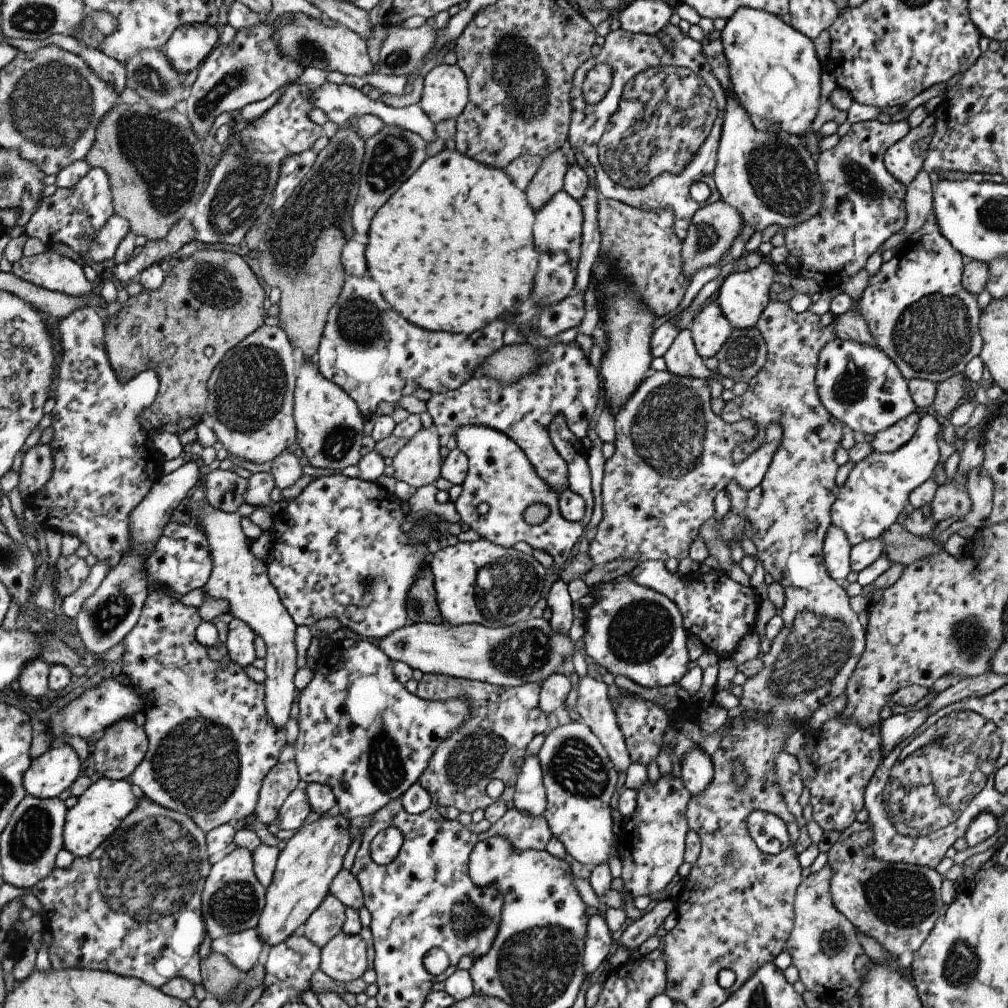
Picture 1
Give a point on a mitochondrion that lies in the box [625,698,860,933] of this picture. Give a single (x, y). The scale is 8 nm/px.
(775, 739)

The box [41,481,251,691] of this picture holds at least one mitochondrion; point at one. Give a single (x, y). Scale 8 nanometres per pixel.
(106, 616)

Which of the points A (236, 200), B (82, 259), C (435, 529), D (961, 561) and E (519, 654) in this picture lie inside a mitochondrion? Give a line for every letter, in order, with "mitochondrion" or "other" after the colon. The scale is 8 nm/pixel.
A: mitochondrion
B: other
C: other
D: other
E: mitochondrion

